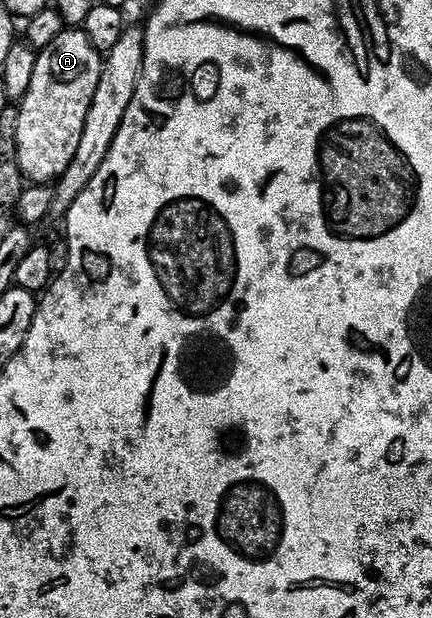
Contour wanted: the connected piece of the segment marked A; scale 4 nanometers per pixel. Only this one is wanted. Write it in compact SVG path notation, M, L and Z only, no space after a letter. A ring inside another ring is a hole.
M64 28L36 53L33 80L29 80L25 96L17 102L16 156L24 179L35 184L47 184L65 172L69 160L73 160L73 152L77 152L77 143L81 141L85 112L89 112L89 100L93 100L93 88L97 88L102 67L100 51L96 50L82 28Z

